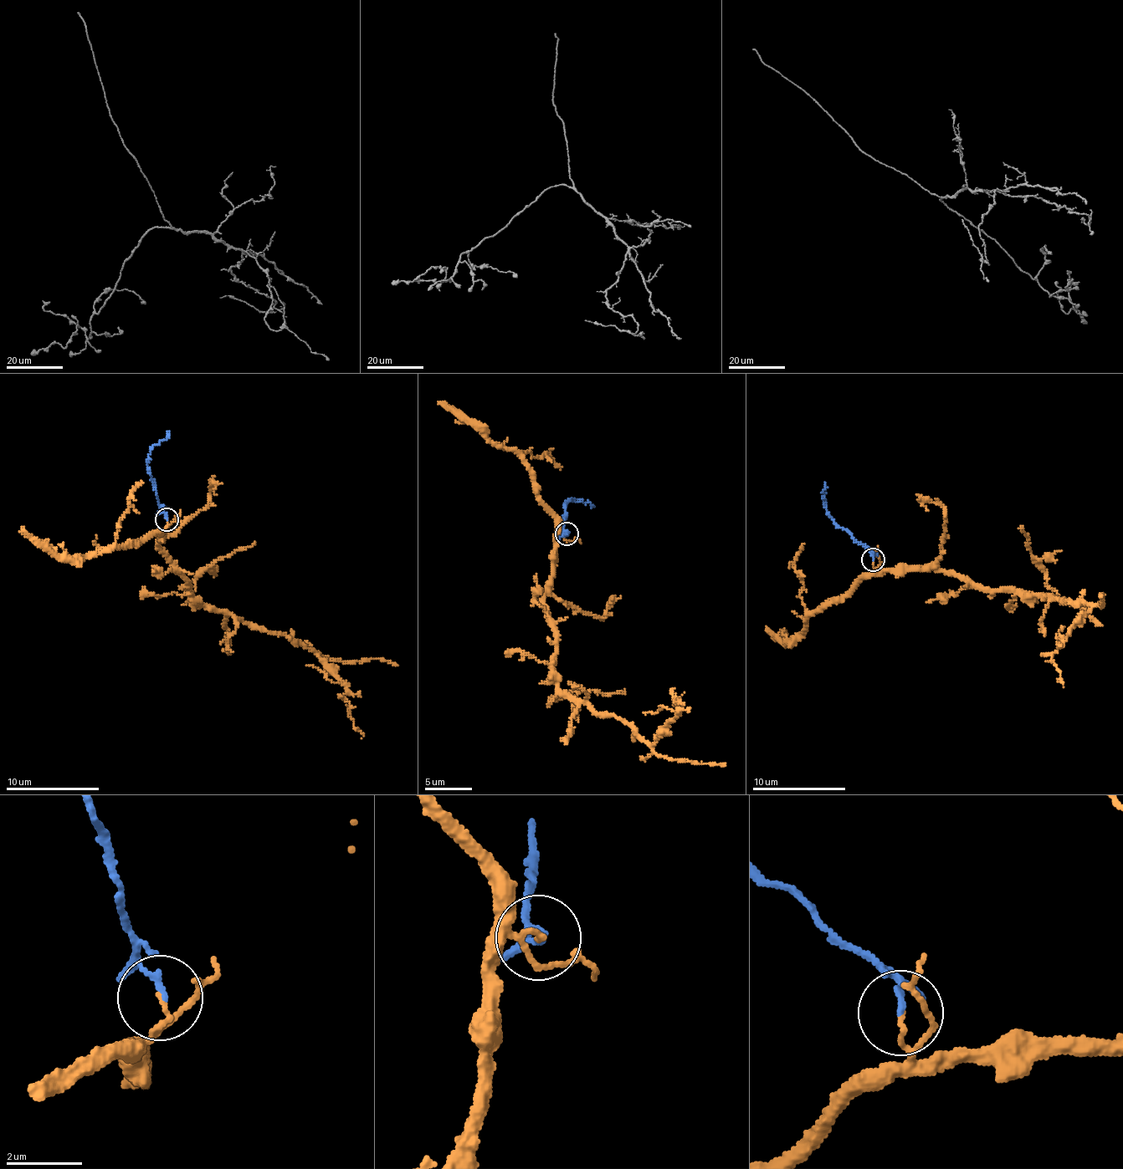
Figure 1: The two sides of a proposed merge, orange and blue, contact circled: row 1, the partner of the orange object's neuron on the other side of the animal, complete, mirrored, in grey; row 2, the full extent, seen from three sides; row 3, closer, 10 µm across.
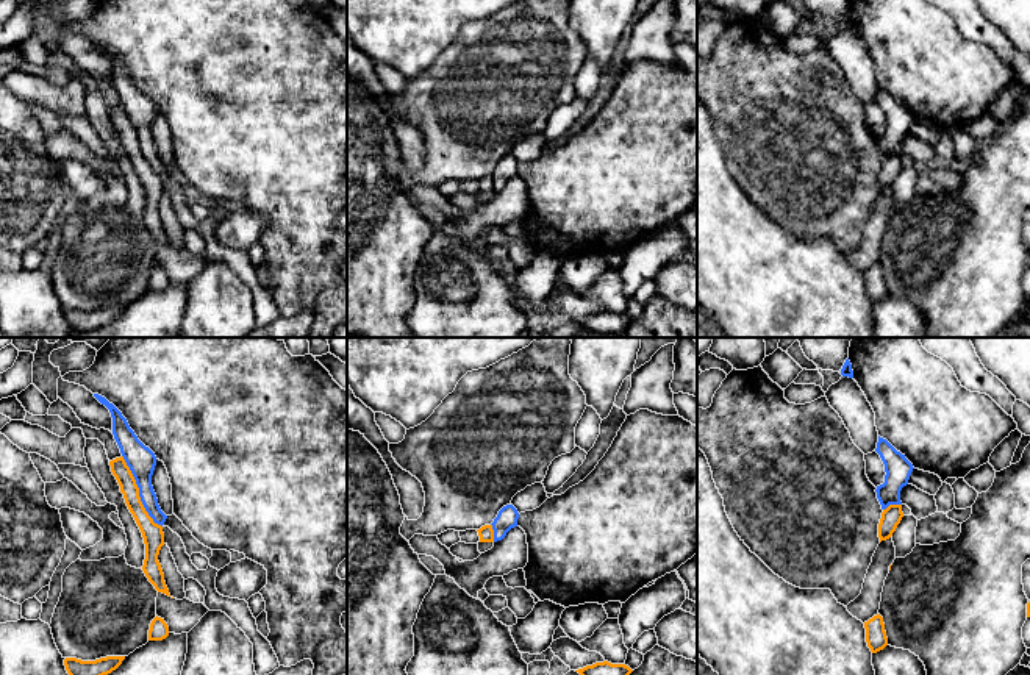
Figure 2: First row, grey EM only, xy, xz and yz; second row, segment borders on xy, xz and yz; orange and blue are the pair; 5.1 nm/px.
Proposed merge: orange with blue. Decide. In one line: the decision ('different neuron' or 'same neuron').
different neuron

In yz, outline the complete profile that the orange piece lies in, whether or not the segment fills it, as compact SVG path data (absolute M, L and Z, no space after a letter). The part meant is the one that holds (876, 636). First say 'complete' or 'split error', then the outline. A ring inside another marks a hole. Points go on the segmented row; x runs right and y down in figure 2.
complete | M880 614L864 622L864 628L866 628L866 642L872 653L877 653L888 645L885 623Z

